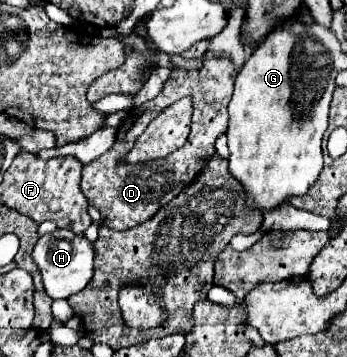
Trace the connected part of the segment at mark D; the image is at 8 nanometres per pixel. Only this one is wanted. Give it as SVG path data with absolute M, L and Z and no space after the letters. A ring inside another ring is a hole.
M215 56L203 60L201 70L173 70L161 94L141 108L135 108L127 114L123 124L117 130L117 138L111 150L83 166L81 192L89 204L97 206L103 218L103 224L113 230L127 230L141 222L147 222L155 216L159 208L169 204L185 186L189 186L197 174L207 166L211 156L215 156L215 140L227 130L227 104L233 94L233 82L239 68L231 62L229 56ZM191 96L193 116L191 116L191 134L183 148L171 152L165 158L149 160L143 164L121 164L121 160L131 152L133 142L143 134L149 122L167 106L175 104L179 98Z

